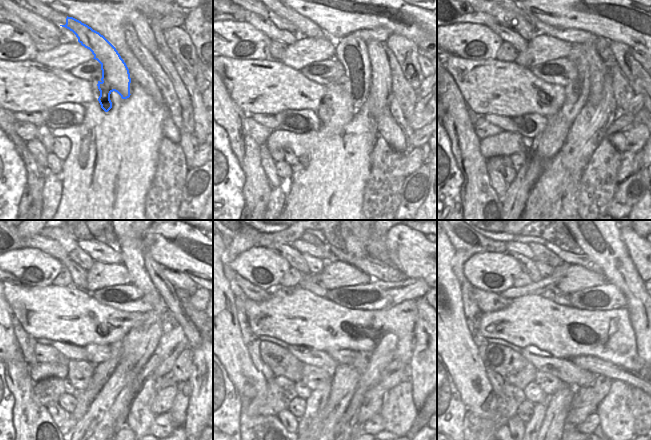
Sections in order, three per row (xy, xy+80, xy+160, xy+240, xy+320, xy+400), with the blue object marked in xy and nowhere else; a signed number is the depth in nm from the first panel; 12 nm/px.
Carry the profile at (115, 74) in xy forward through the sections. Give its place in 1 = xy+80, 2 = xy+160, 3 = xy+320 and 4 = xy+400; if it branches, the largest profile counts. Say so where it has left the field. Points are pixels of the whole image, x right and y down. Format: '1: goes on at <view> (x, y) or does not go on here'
1: goes on at xy+80 (336, 110)
2: goes on at xy+160 (547, 144)
3: goes on at xy+320 (316, 402)
4: goes on at xy+400 (539, 409)

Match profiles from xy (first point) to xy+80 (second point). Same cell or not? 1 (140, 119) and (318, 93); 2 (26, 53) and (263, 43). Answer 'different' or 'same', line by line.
1: different
2: same

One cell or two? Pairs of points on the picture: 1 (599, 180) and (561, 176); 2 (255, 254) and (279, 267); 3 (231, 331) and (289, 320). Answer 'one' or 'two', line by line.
1: two
2: one
3: two

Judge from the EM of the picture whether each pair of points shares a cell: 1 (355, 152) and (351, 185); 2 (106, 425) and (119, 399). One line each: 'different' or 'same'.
1: same
2: different

